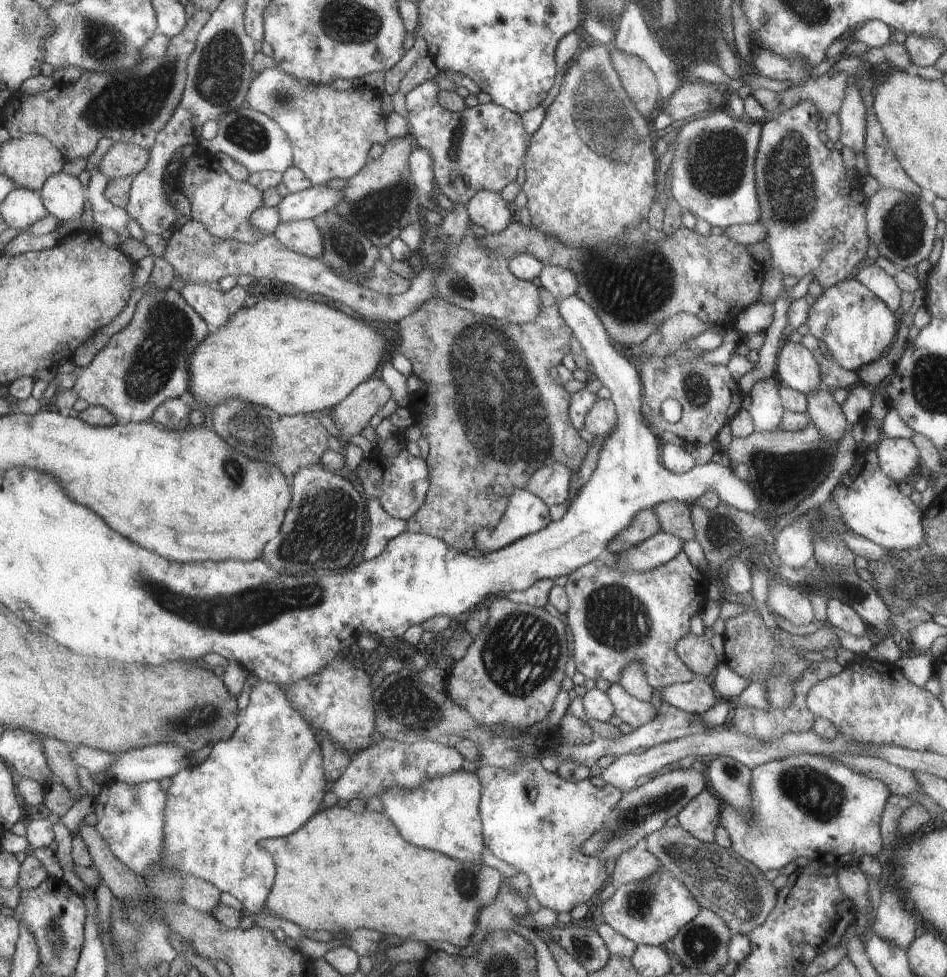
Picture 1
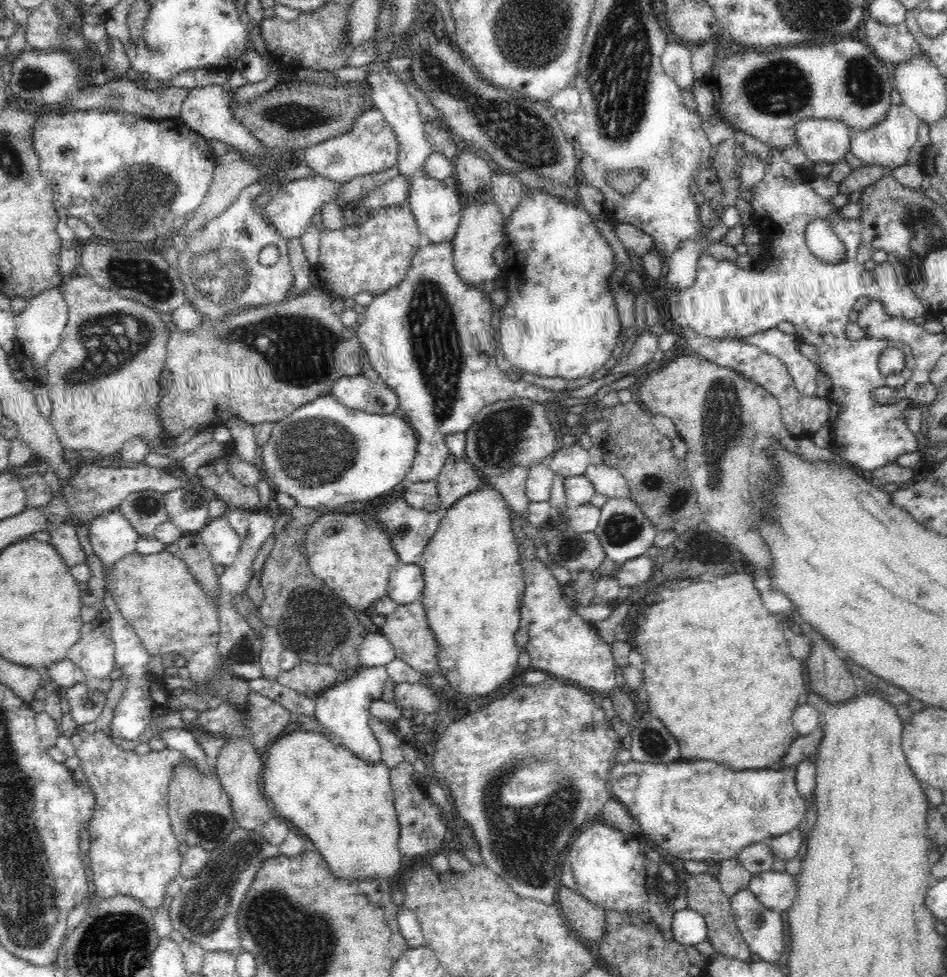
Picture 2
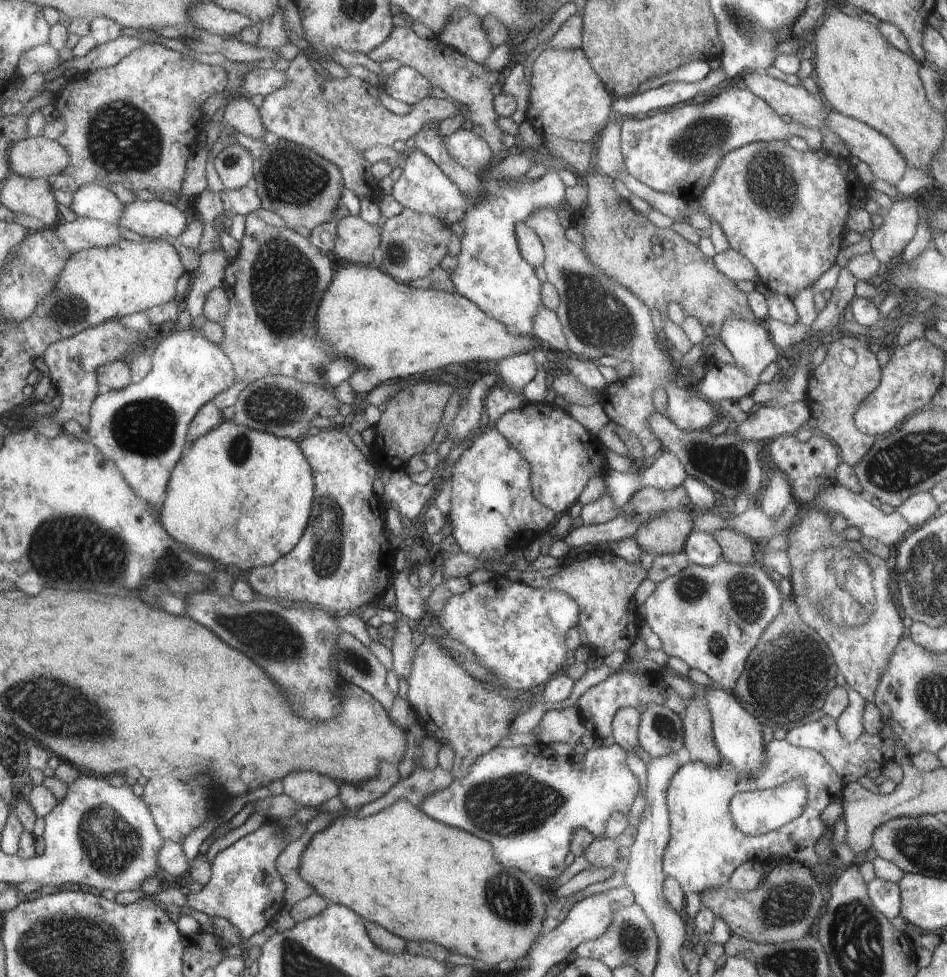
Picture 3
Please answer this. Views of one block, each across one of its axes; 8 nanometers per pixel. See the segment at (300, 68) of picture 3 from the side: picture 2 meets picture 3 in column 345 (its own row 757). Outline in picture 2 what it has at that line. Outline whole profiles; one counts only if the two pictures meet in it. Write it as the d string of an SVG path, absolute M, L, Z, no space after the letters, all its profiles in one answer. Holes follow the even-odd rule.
M77 726L74 733L70 736L72 744L75 746L75 754L80 759L79 766L82 768L86 776L87 784L90 785L94 795L96 795L96 810L88 822L88 832L90 835L90 866L92 867L92 882L94 883L94 888L96 892L94 896L98 897L113 897L116 895L126 895L132 896L138 900L141 900L141 903L144 904L150 910L157 910L160 906L165 905L166 901L166 892L167 887L176 879L180 879L181 874L181 864L183 862L183 856L180 855L178 850L179 842L177 841L174 833L171 829L171 822L169 817L169 782L173 777L173 770L175 769L176 764L180 764L184 759L188 759L188 756L183 756L178 750L166 747L164 750L159 751L150 751L147 754L138 754L136 751L124 750L121 747L118 747L115 743L112 742L110 736L106 735L104 731L96 730L94 733L90 734L84 731L84 728Z

